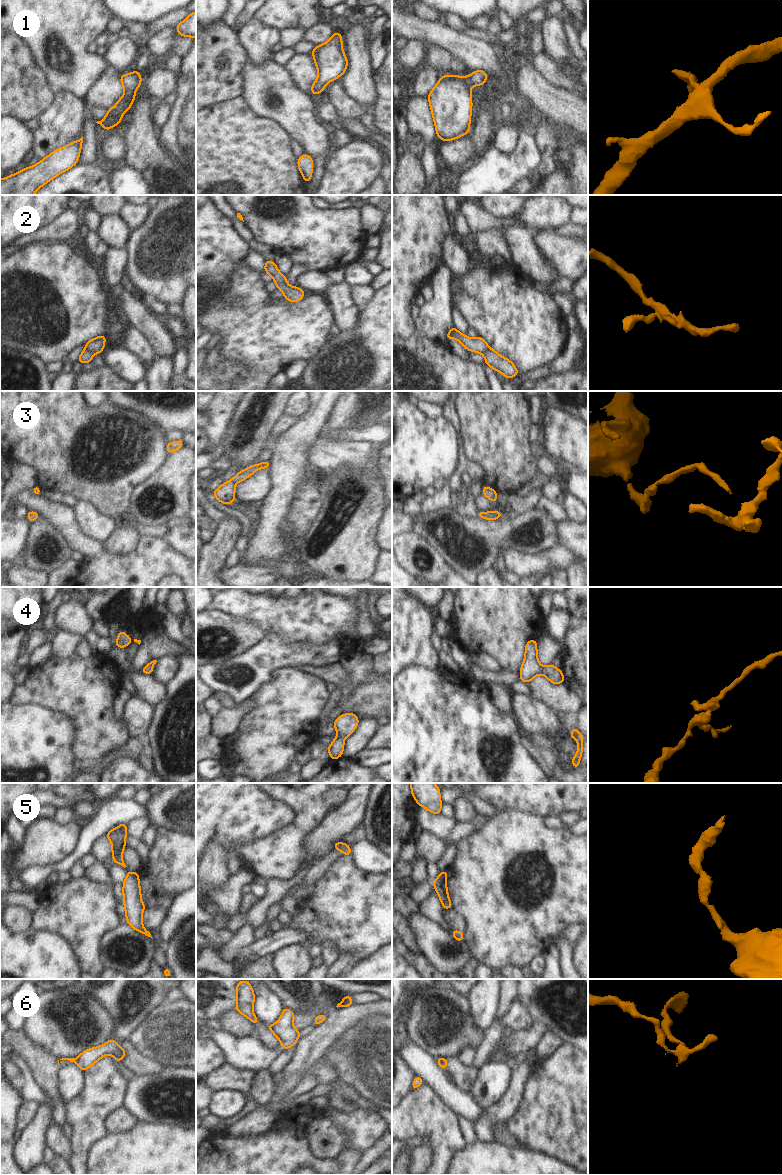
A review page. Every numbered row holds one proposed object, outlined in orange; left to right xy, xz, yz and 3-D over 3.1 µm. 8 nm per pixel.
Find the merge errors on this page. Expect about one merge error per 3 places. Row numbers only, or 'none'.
2, 6

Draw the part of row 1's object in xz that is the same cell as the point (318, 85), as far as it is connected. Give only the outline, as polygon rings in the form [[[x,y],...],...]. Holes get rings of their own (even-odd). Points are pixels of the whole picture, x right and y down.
[[[334,32],[326,43],[316,46],[311,54],[318,70],[318,78],[311,88],[311,95],[315,95],[322,93],[330,81],[336,81],[346,71],[348,60],[342,48],[342,33]]]

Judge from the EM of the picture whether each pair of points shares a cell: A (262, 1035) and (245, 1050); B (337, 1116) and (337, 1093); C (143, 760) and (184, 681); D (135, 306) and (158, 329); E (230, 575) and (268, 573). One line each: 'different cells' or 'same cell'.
A: different cells
B: different cells
C: different cells
D: same cell
E: same cell

